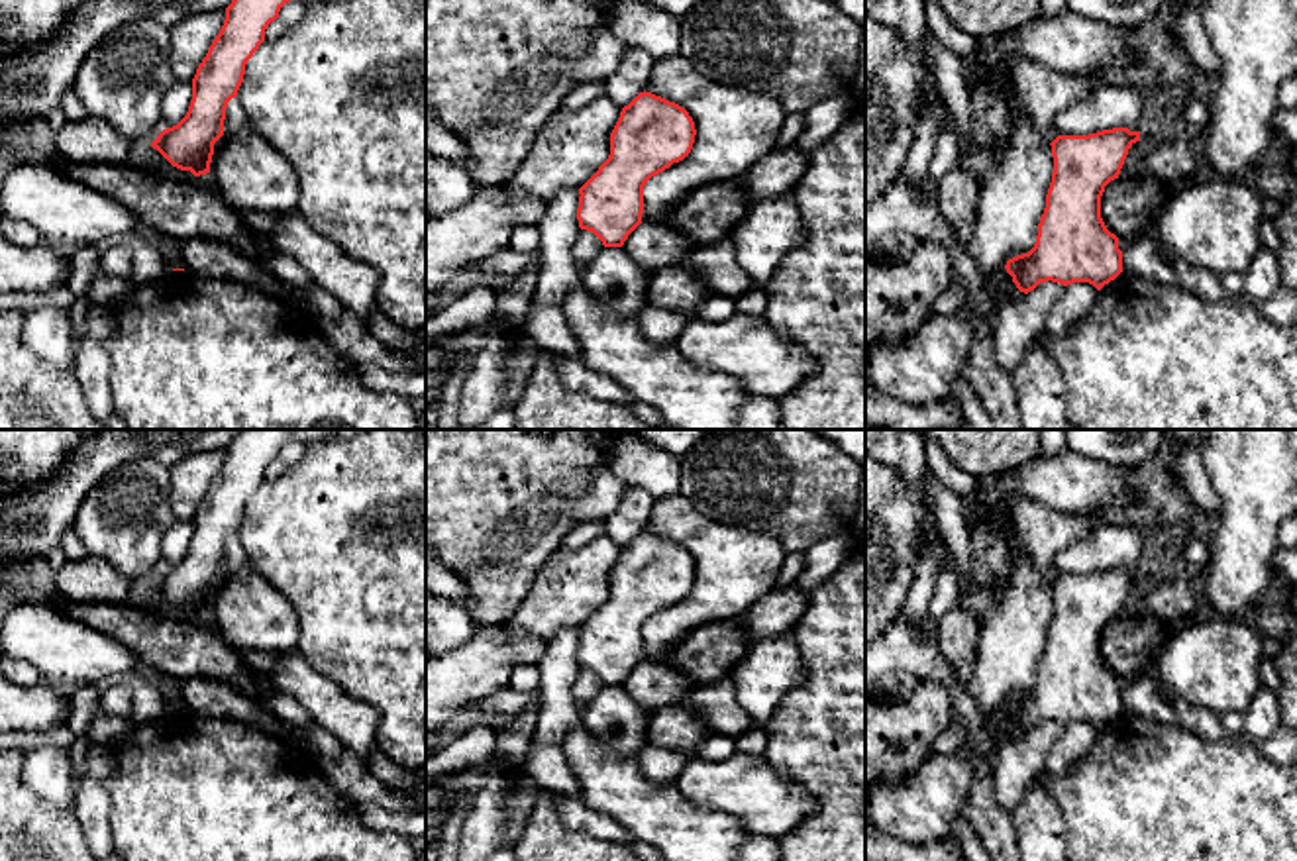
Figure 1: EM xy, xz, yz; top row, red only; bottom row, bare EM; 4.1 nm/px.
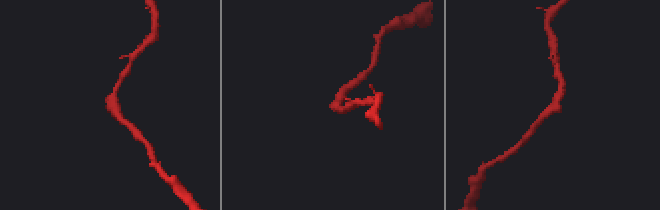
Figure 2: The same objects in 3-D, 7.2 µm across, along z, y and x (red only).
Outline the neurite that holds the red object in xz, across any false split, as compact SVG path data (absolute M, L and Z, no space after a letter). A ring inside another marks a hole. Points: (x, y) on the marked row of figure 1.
M640 92L610 133L610 155L598 171L579 188L579 228L593 231L604 247L622 247L642 224L646 182L683 161L695 143L695 122L685 108L651 92Z

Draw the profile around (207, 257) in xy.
M194 237L179 245L186 271L208 279L230 279L251 284L263 292L290 300L290 286L265 273L257 259L228 243Z

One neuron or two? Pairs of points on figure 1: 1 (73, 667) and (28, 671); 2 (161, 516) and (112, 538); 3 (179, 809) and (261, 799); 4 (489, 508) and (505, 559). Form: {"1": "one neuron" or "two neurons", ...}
{"1": "two neurons", "2": "one neuron", "3": "one neuron", "4": "one neuron"}

